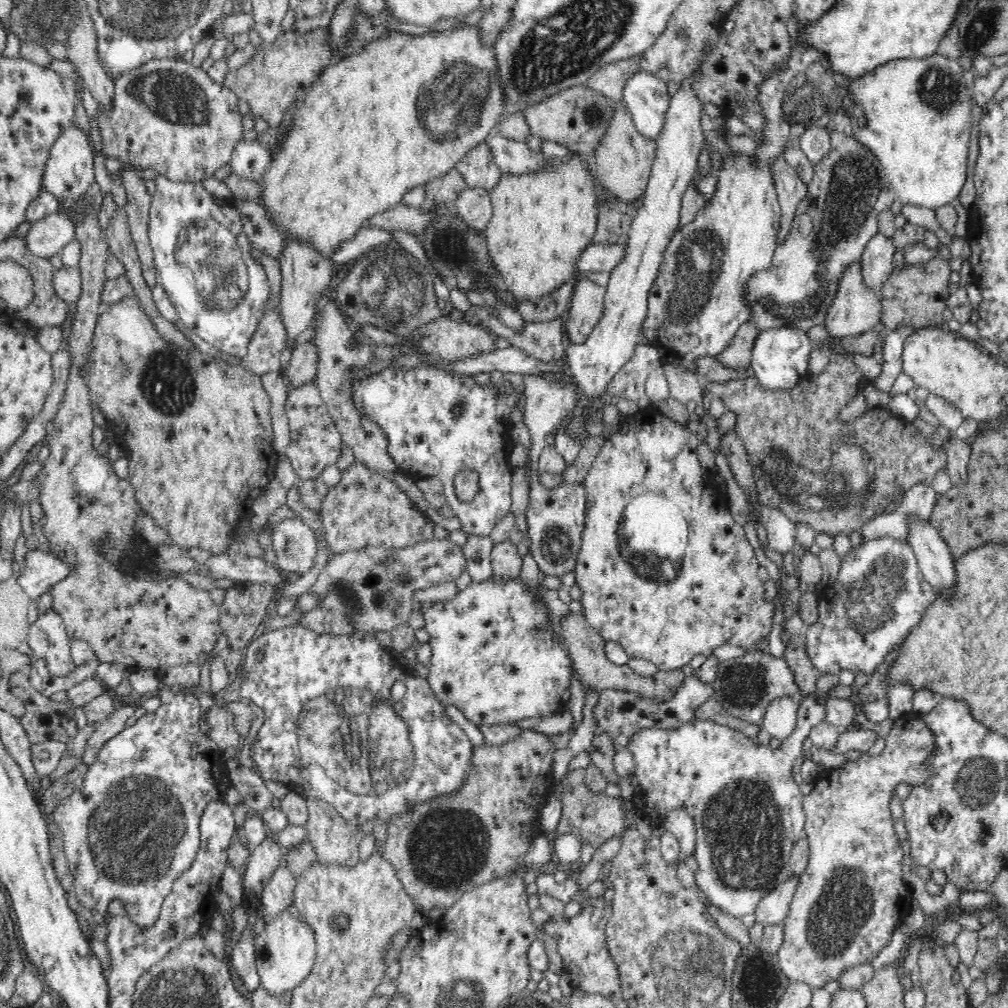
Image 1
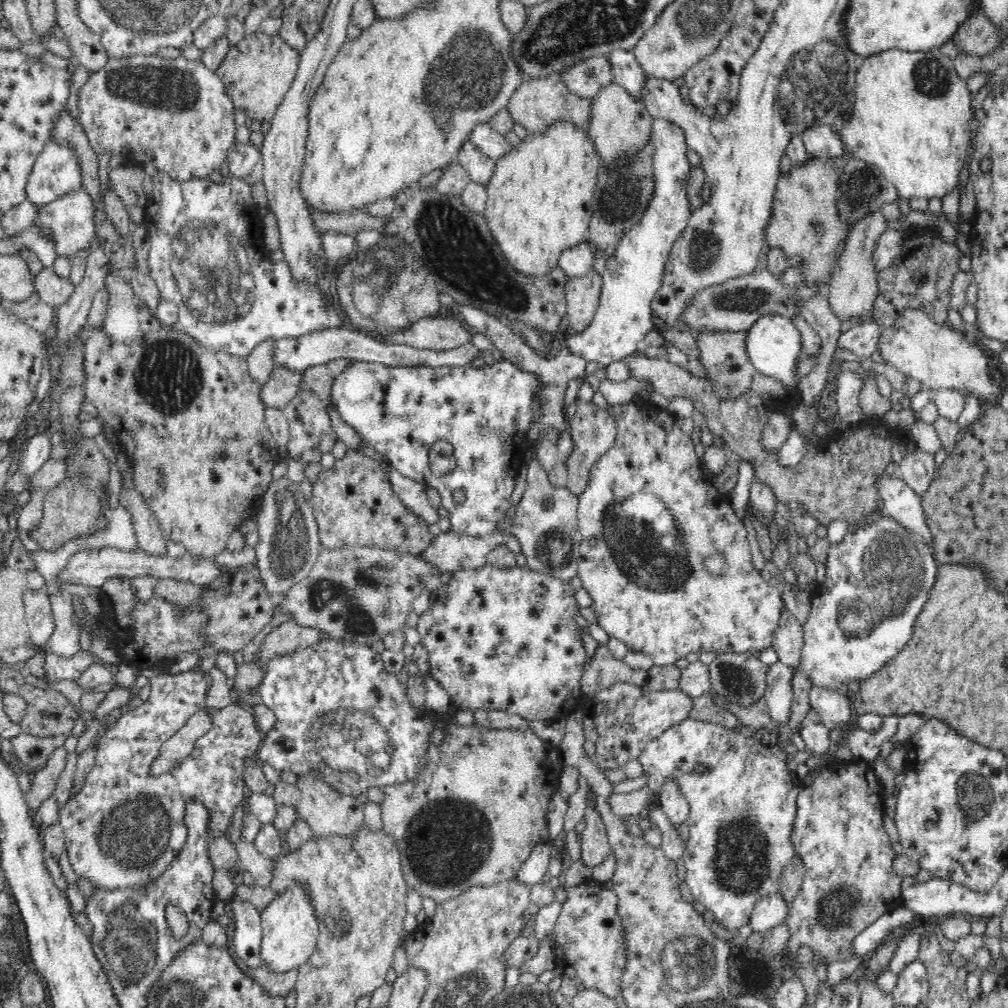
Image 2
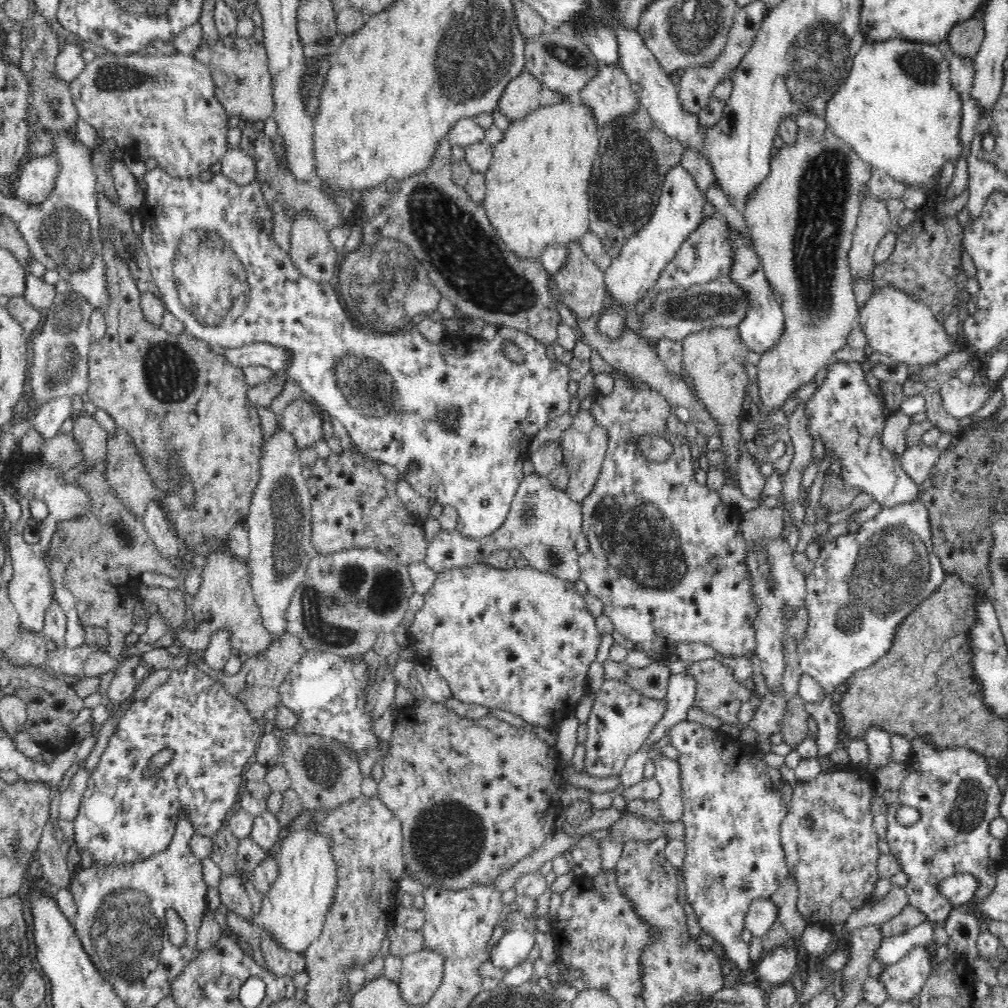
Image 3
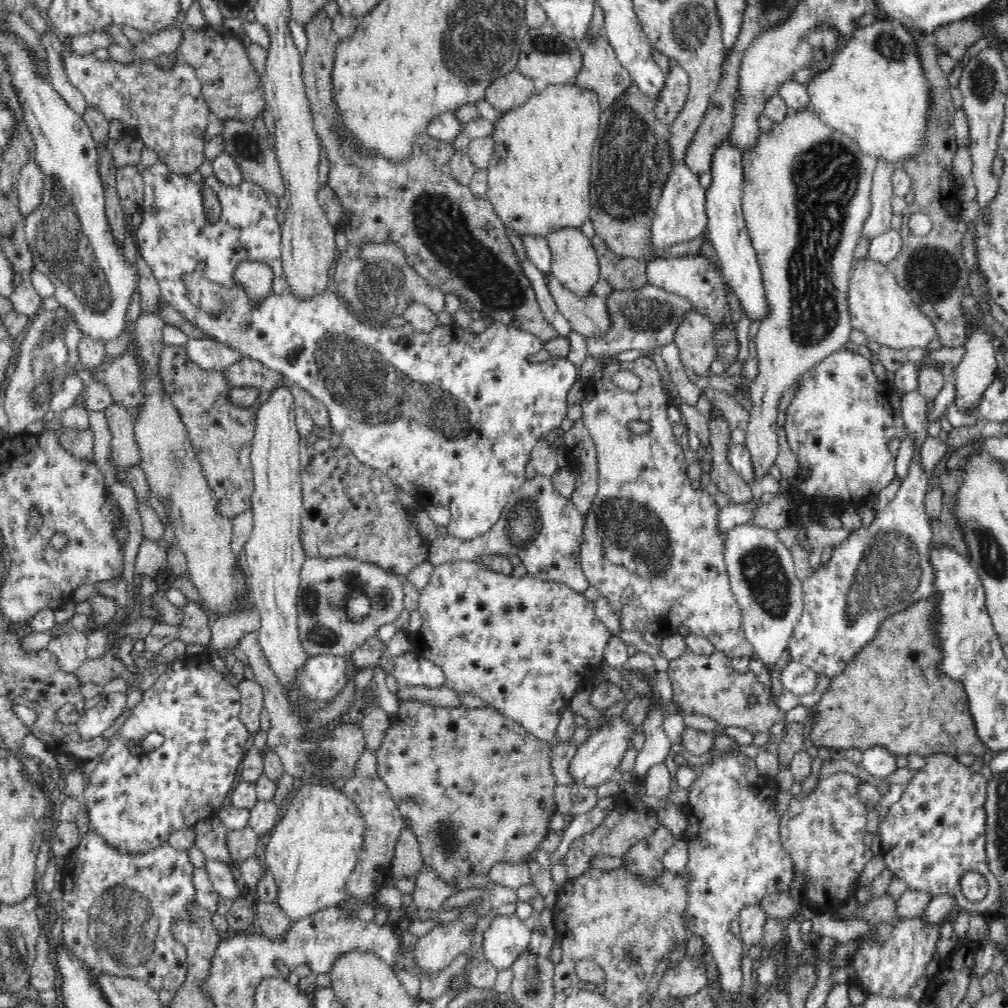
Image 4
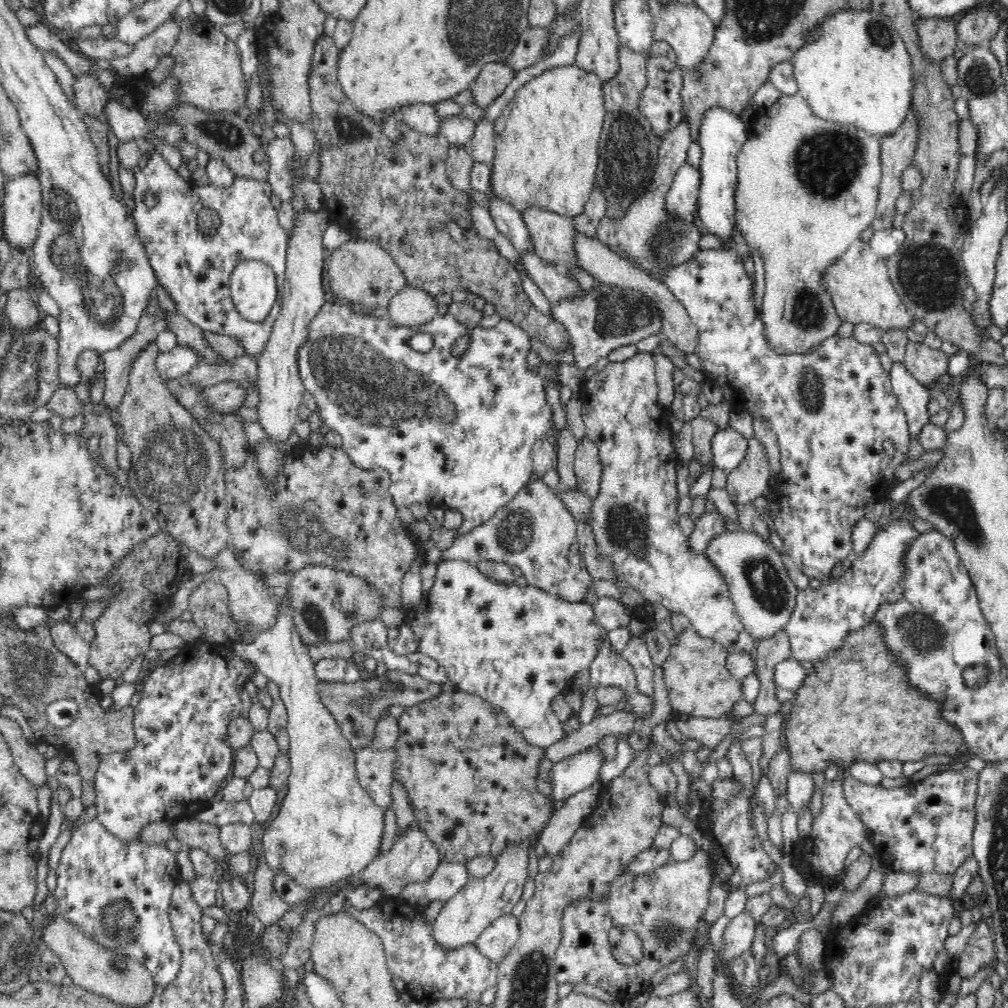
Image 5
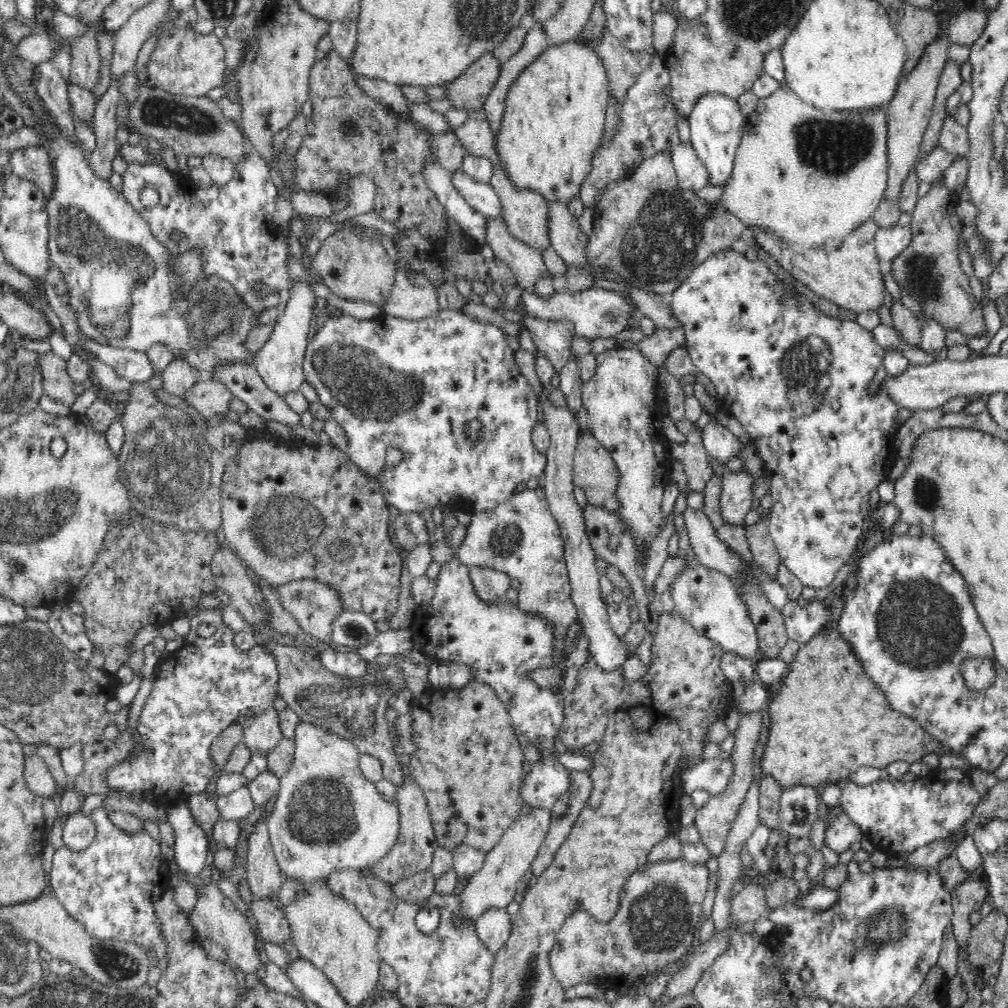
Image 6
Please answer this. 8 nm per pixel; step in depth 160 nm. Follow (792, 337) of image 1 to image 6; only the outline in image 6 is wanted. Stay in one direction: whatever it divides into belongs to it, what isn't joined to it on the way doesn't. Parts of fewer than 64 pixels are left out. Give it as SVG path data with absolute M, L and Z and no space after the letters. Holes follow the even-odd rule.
M702 94L694 104L689 115L690 143L698 158L709 174L709 184L726 184L733 170L733 162L742 134L746 127L746 118L740 113L738 101L725 94Z

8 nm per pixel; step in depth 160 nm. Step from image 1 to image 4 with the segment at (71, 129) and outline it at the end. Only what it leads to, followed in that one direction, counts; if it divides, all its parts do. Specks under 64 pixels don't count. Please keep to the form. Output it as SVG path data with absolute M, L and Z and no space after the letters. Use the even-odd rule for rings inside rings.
M32 159L26 162L18 178L18 208L24 219L31 218L41 203L44 190L44 173L38 163Z

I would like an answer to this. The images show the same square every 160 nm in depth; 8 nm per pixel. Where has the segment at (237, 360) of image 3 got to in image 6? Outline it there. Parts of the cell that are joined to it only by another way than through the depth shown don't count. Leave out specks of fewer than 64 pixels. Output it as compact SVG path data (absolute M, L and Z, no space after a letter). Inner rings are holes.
M83 334L81 335L86 350L91 352L92 356L97 358L101 363L111 366L120 376L136 383L146 383L147 380L154 377L153 364L151 364L151 361L147 358L145 353L136 352L130 349L116 349L109 345L102 346L100 343L91 340L91 338L83 338Z

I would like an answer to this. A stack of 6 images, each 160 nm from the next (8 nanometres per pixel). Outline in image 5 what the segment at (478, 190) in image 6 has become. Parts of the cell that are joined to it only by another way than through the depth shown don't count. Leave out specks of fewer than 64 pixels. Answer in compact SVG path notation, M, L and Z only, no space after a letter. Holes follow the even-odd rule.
M491 191L487 195L490 198L488 212L498 227L498 233L506 236L519 252L533 252L534 245L530 241L530 233L522 219L522 214Z

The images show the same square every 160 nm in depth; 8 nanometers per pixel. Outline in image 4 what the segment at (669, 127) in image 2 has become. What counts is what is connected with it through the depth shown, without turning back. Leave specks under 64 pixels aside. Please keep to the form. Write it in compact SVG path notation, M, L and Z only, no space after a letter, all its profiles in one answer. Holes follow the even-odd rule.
M685 164L673 165L671 168L651 226L650 244L655 252L664 252L666 248L670 248L678 242L684 242L684 240L694 240L705 232L708 220L706 193L698 178L699 175L692 172Z

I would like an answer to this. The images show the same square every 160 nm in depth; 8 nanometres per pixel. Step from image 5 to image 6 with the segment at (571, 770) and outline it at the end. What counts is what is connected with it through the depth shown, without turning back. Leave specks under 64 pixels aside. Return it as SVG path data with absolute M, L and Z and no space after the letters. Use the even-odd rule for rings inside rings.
M541 758L532 764L532 771L526 774L521 798L525 804L540 809L551 809L571 786L569 770L555 758Z

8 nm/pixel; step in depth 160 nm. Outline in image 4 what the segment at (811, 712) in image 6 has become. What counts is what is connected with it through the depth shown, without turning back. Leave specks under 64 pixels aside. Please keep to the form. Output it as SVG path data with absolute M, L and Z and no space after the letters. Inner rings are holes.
M930 596L928 599L919 600L906 608L906 610L896 612L888 616L886 620L883 620L878 628L876 638L868 642L868 644L846 664L844 670L831 677L829 689L823 693L820 701L811 708L811 721L813 722L811 725L811 735L809 736L809 740L806 741L806 744L812 744L816 746L816 748L836 748L836 750L840 752L849 748L858 748L864 752L871 747L880 746L888 749L895 757L898 755L908 757L909 753L919 753L922 756L939 753L960 756L961 754L973 753L975 757L980 759L986 752L988 753L988 747L980 741L980 737L978 737L978 733L976 733L974 717L972 717L970 707L968 707L966 702L966 691L964 691L962 683L947 677L944 673L938 672L938 666L940 666L939 659L941 658L942 651L940 651L940 647L938 647L938 637L936 637L936 629L934 629L936 621L934 621L934 618L936 618L936 597Z

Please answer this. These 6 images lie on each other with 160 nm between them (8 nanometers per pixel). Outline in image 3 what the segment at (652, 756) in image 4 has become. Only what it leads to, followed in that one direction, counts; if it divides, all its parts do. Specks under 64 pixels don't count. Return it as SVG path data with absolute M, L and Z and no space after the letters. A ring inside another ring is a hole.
M660 744L658 745L657 755L648 760L654 760L656 781L660 782L662 794L658 803L661 814L668 824L677 822L683 817L684 804L682 797L681 769L679 763L668 758L658 756Z

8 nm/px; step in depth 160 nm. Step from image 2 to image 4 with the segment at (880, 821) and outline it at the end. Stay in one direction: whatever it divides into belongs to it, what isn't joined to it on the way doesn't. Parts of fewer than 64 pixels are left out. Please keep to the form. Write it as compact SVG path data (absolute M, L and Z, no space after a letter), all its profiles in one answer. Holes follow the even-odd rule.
M838 772L816 783L814 792L800 793L790 800L790 806L781 817L779 838L783 850L790 855L795 874L801 874L804 878L805 903L815 910L834 913L838 911L838 906L856 894L858 878L873 856L871 848L864 844L869 808L859 798L861 779L848 772Z

